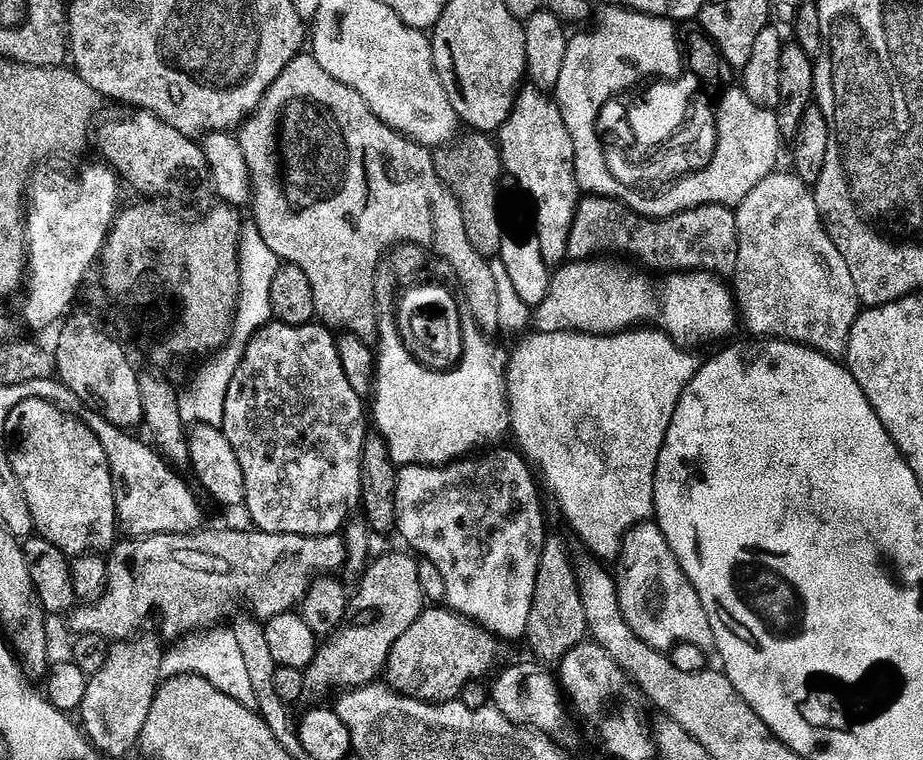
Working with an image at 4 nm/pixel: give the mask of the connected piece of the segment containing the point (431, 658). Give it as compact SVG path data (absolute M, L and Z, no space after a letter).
M444 606L425 607L424 613L394 642L388 659L392 670L391 691L401 694L415 694L426 704L449 704L463 695L464 689L473 683L474 678L484 675L494 664L500 654L501 641L487 629L474 623L471 619L455 613Z

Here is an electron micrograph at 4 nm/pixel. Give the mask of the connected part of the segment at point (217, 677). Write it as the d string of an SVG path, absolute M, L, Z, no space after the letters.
M216 626L199 632L185 635L180 641L165 651L160 667L161 679L172 679L176 676L195 675L204 677L212 686L232 697L240 703L251 707L253 705L250 674L247 673L246 662L243 661L237 639L231 629Z

